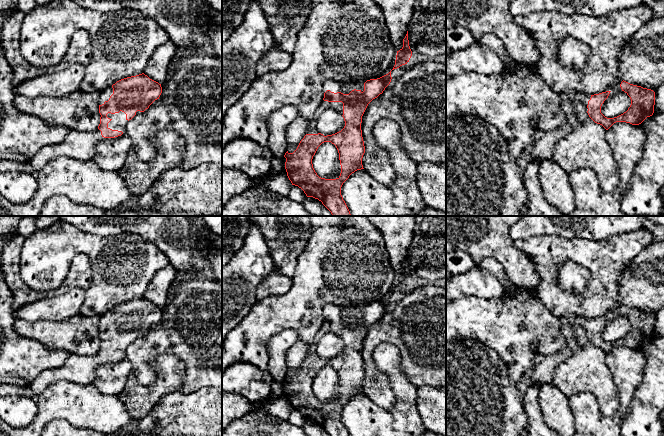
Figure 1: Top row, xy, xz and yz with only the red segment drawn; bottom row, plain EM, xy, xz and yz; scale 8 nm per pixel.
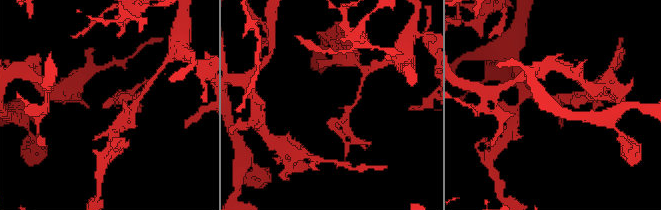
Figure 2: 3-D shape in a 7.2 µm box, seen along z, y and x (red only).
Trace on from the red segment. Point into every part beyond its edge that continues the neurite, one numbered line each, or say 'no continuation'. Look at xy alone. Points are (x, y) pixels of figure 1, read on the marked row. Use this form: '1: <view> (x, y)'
1: xy (118, 122)

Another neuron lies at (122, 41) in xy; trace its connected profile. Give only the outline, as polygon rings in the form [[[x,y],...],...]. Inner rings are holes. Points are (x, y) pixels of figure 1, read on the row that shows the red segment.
[[[52,0],[25,13],[20,31],[21,54],[36,67],[55,66],[67,53],[77,30],[87,31],[92,44],[92,60],[79,88],[84,92],[103,91],[121,79],[144,73],[155,49],[170,40],[162,27],[137,10],[102,13],[82,8],[72,0]]]

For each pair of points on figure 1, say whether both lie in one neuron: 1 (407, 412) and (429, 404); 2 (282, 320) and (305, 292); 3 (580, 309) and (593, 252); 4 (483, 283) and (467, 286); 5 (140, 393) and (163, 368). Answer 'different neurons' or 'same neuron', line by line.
1: different neurons
2: same neuron
3: same neuron
4: same neuron
5: same neuron

